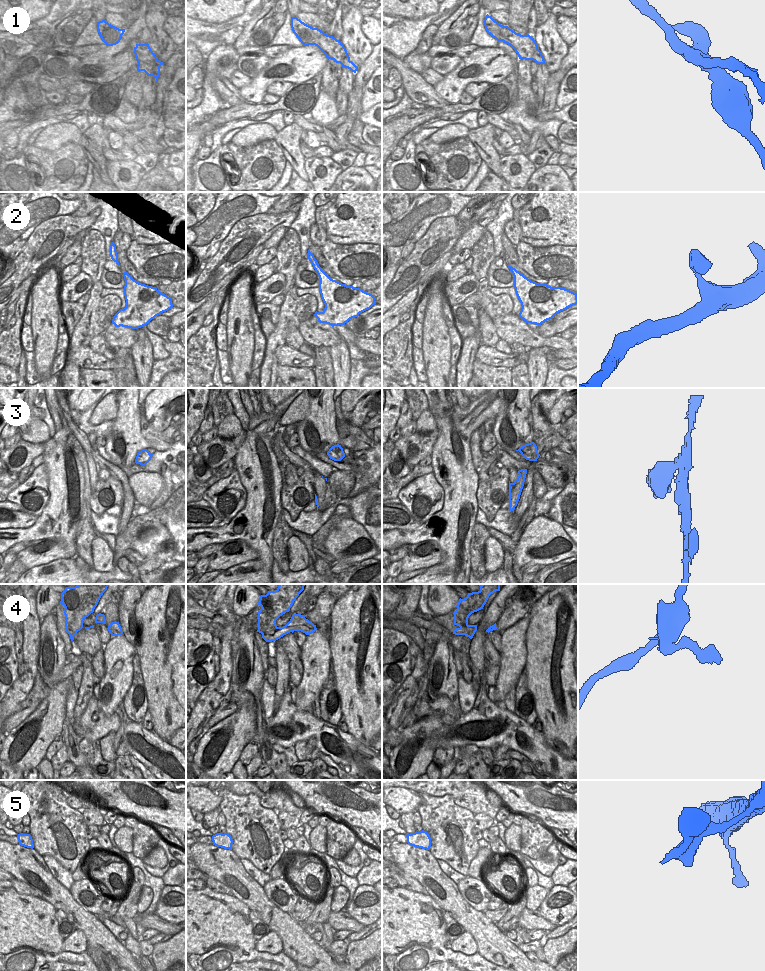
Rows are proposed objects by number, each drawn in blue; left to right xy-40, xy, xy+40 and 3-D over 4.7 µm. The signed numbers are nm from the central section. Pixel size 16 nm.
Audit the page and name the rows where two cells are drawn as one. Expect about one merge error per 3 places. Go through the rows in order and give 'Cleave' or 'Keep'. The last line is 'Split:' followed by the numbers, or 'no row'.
1: Keep
2: Keep
3: Keep
4: Keep
5: Cleave
Split: 5.

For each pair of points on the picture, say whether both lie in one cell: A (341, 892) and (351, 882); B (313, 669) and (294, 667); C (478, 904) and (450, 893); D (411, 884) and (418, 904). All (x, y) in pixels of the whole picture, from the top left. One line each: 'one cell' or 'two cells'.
A: two cells
B: two cells
C: two cells
D: two cells

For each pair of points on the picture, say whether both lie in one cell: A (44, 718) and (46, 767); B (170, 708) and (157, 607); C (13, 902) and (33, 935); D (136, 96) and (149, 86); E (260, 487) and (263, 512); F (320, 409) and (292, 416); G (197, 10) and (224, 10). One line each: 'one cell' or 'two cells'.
A: two cells
B: one cell
C: one cell
D: two cells
E: one cell
F: two cells
G: one cell

